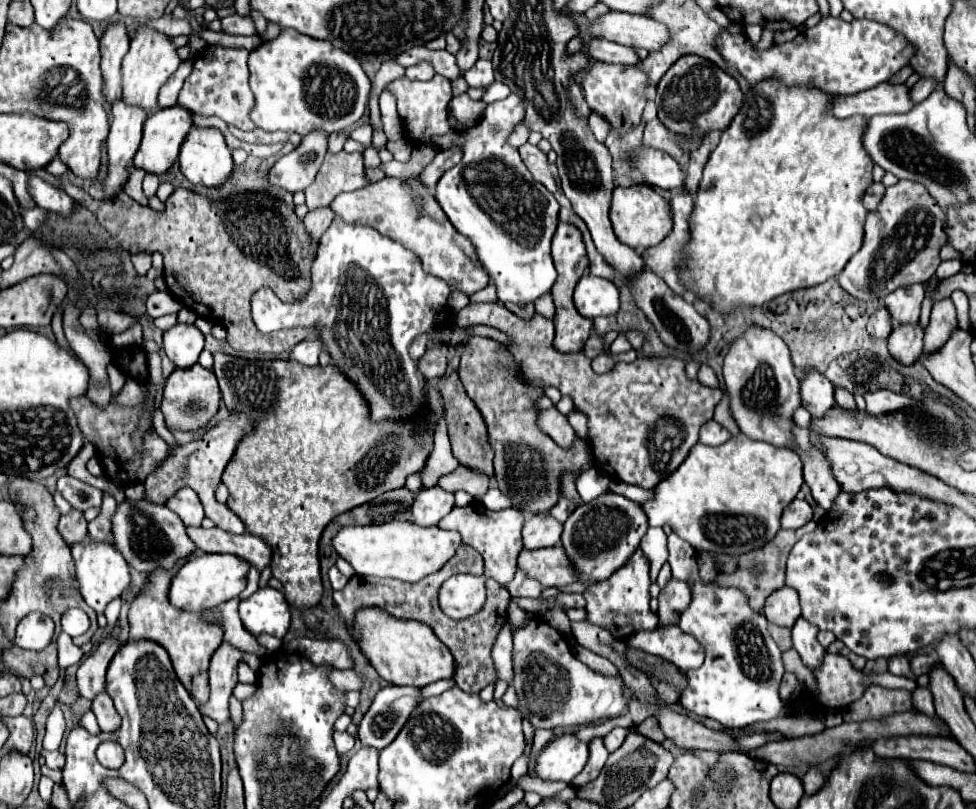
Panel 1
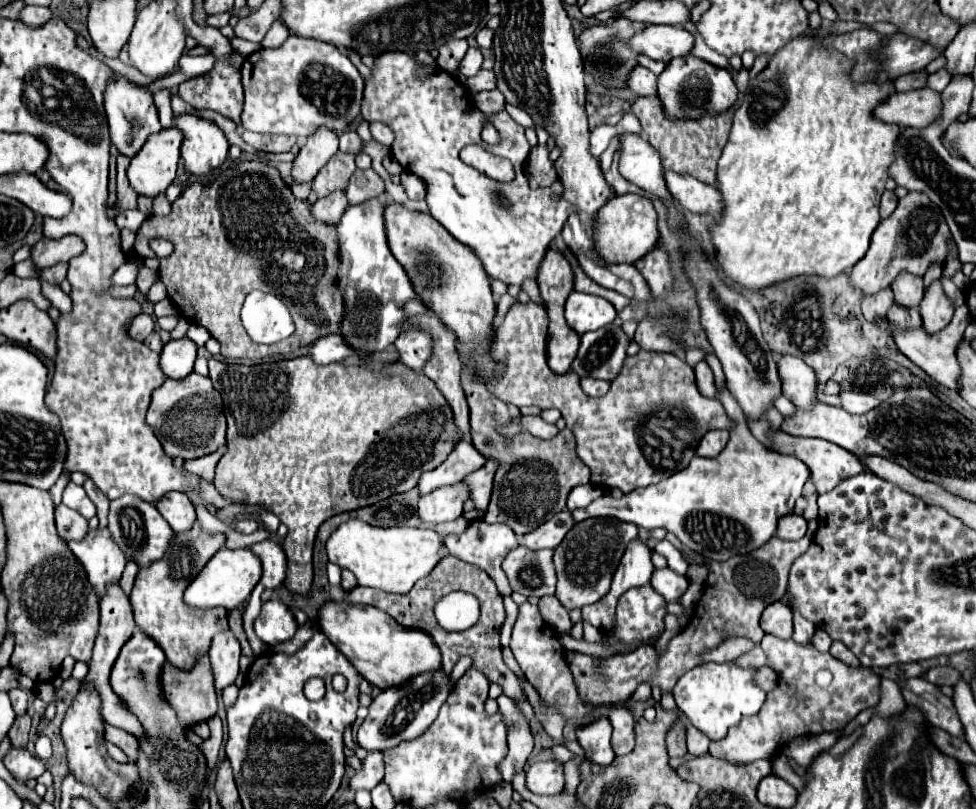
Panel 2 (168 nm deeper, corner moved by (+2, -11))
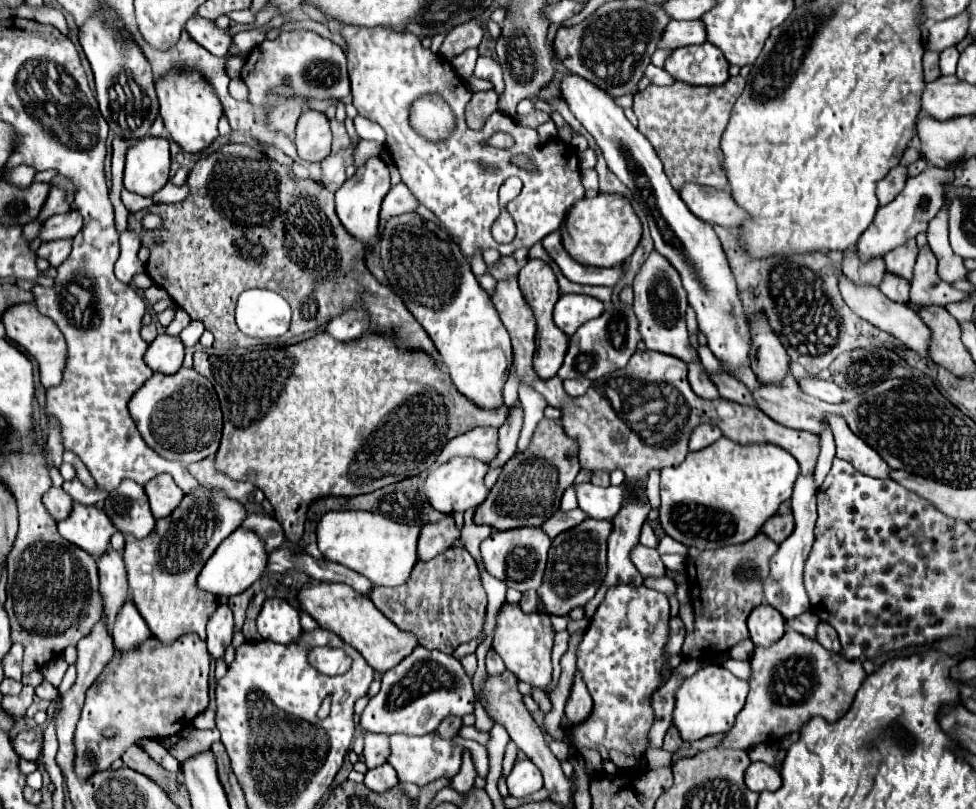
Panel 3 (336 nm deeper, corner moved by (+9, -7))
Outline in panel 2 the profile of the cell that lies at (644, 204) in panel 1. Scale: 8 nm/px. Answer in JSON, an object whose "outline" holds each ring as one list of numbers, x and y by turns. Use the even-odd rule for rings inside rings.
{"outline":[[615,195,595,215,595,231,591,235,595,251,603,255,605,263,635,263,657,245,657,213,653,203,641,195]]}

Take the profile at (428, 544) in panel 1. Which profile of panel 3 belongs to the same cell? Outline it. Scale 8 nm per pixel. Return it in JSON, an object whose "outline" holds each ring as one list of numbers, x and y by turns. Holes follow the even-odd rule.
{"outline":[[328,511,320,519,316,535,318,549,322,551,324,559,368,577,374,585,398,587,410,579,410,573,418,563,420,527,404,521,392,521,380,513]]}

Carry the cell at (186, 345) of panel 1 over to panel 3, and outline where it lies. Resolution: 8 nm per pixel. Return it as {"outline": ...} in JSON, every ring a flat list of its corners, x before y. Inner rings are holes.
{"outline":[[158,335,150,345,144,355,146,365,154,373,162,375,172,375,182,367,184,361,184,343,180,337,172,335]]}

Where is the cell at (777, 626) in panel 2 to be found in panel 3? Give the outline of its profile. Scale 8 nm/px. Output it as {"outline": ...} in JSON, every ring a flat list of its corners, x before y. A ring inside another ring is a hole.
{"outline":[[762,603,750,613,748,629,754,645,770,645,784,635,786,621,776,609,772,609,772,605]]}

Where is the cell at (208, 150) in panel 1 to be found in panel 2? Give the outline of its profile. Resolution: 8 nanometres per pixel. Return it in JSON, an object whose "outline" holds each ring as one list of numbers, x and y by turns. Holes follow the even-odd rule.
{"outline":[[181,113,175,115,175,127,183,133,181,157,187,171,195,175,207,175,227,159,229,143,213,121]]}

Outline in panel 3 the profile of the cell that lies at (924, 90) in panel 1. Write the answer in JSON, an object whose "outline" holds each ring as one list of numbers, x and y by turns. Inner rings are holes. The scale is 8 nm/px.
{"outline":[[950,47,950,51,942,51,940,53,940,73,942,75,954,75,958,57,960,57,960,53,956,51,956,47]]}

